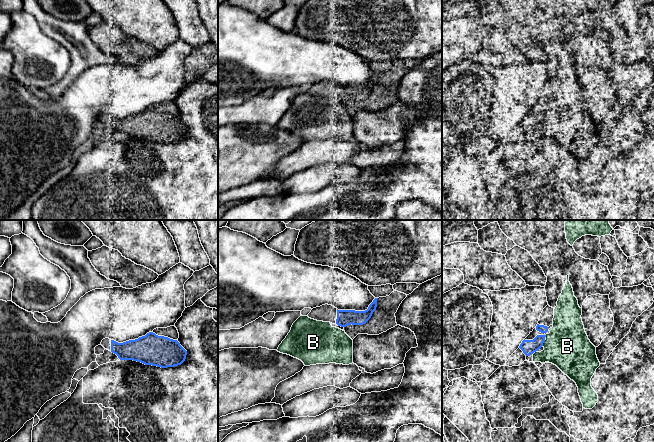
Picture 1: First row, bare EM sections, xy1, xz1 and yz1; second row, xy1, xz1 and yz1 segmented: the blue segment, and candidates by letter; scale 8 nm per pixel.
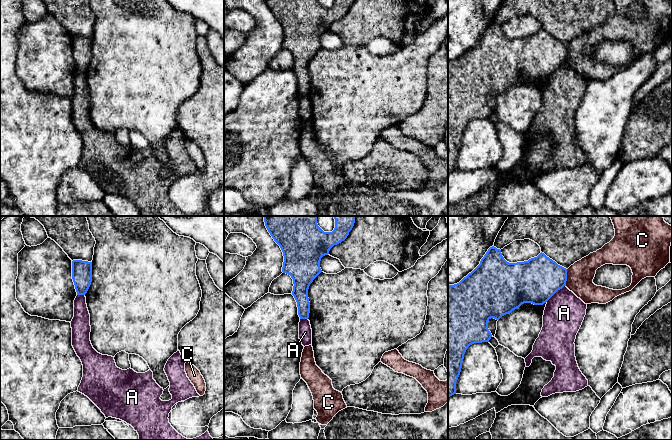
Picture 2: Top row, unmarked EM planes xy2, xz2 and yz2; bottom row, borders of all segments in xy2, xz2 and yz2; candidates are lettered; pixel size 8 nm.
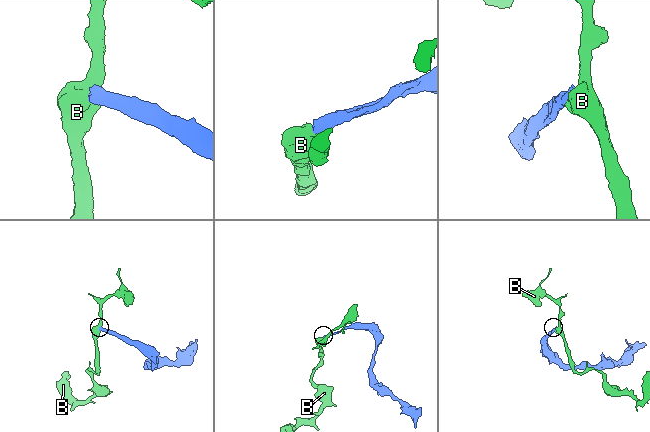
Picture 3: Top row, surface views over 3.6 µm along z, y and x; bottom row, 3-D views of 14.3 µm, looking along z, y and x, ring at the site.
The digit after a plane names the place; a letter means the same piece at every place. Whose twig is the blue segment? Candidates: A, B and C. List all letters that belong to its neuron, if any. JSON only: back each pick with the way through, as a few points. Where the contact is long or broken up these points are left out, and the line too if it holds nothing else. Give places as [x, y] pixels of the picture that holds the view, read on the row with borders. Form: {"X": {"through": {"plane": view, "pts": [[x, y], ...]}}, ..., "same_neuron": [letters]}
{"same_neuron": []}

